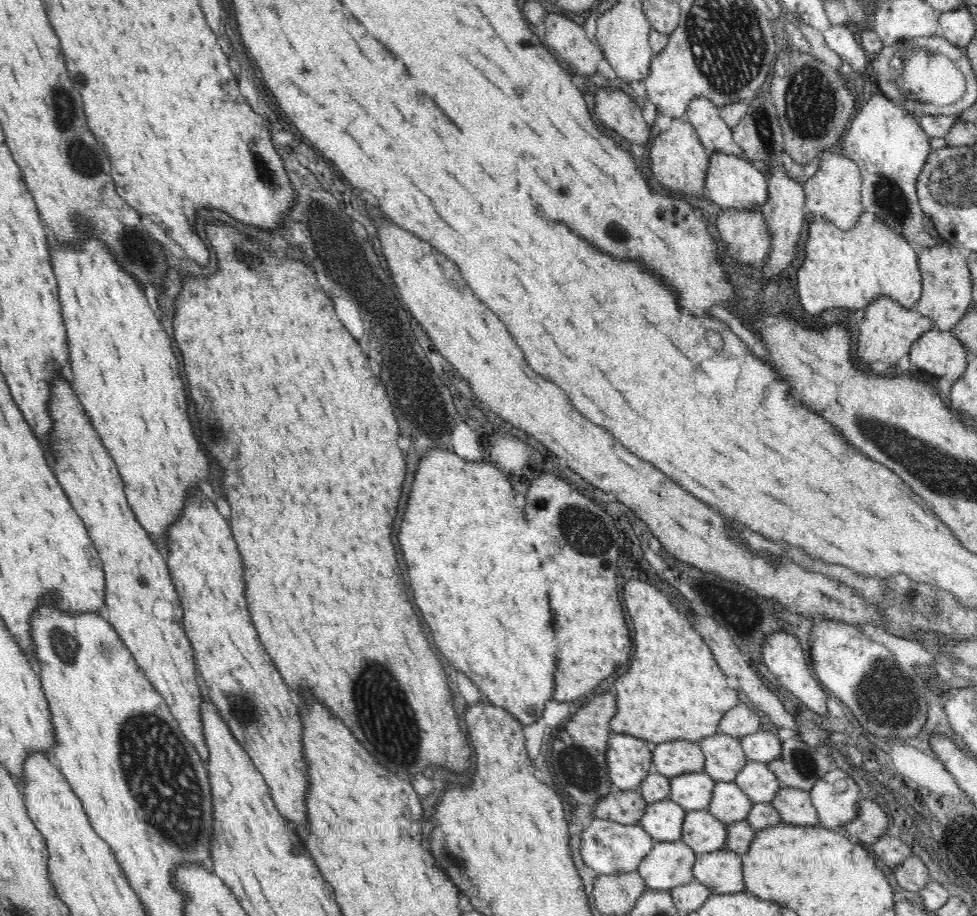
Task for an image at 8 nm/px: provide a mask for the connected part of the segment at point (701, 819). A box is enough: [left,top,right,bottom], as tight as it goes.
[681,811,725,855]

